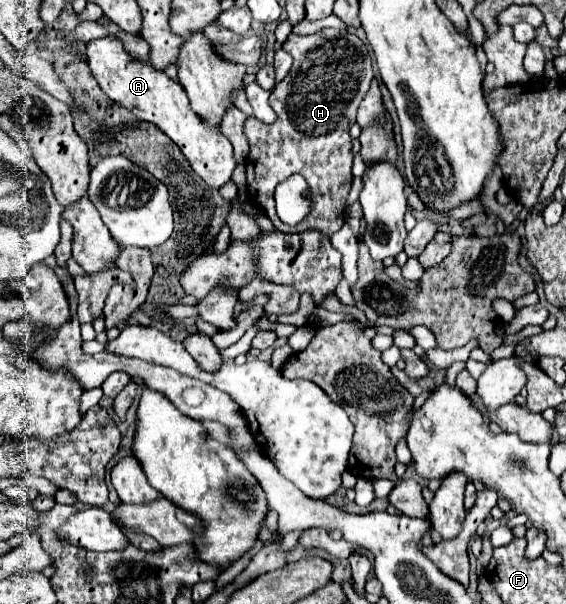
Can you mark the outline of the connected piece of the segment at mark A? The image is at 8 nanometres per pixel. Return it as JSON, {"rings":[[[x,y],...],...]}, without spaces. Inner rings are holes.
{"rings":[[[113,34],[95,38],[87,44],[87,62],[101,90],[113,102],[131,110],[139,120],[159,126],[175,144],[179,144],[181,152],[191,162],[193,170],[203,178],[203,182],[207,182],[211,188],[221,188],[231,180],[235,158],[229,138],[221,132],[221,126],[207,126],[203,122],[203,118],[191,108],[185,88],[177,80],[169,78],[161,70],[155,70],[147,62],[133,60],[129,52],[125,52],[123,42]]]}

